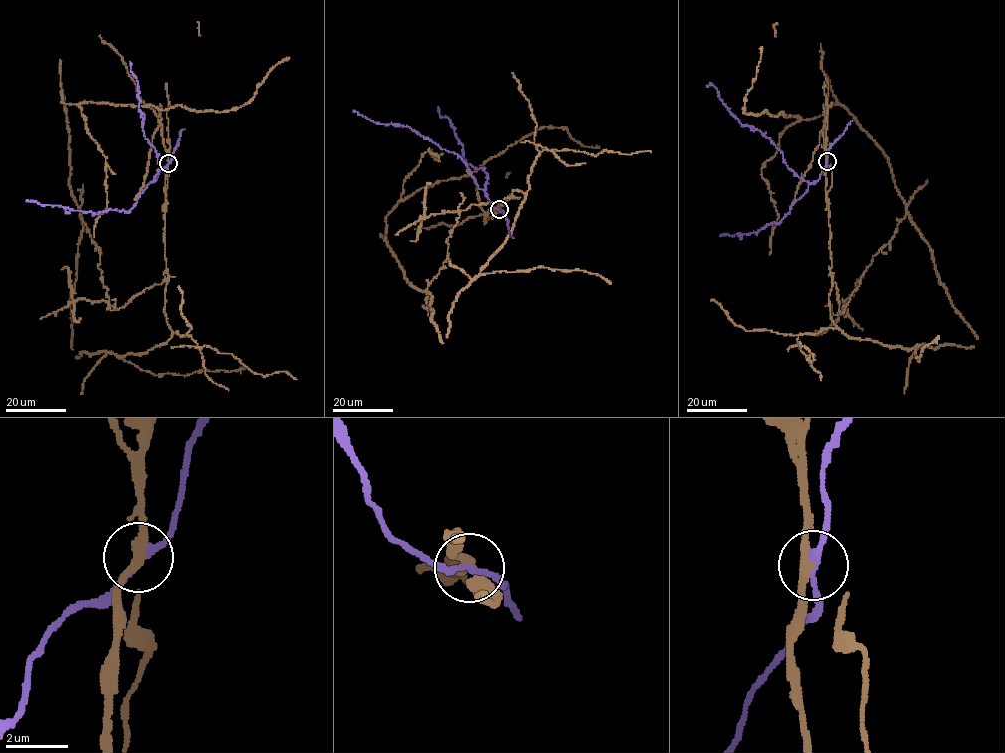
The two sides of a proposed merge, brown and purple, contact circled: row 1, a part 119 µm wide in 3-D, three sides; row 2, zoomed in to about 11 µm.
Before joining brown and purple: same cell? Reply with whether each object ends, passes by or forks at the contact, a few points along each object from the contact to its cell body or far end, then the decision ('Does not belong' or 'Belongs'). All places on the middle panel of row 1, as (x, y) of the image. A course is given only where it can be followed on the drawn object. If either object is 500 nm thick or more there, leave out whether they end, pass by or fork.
At the ring brown passes by. At the ring purple passes by. Course of brown: (499, 209), (512, 196), (459, 212), (426, 290), (407, 282), (386, 241), (399, 201), (541, 128), (598, 147). Course of purple: (499, 209), (493, 207), (469, 168), (453, 152), (440, 148), (409, 128), (376, 123), (353, 110). Does not belong

